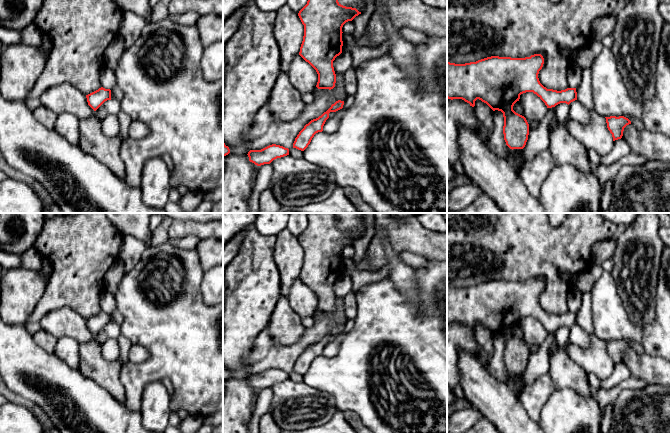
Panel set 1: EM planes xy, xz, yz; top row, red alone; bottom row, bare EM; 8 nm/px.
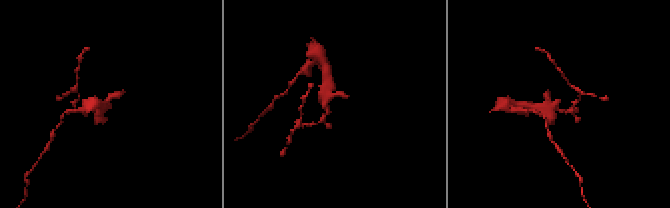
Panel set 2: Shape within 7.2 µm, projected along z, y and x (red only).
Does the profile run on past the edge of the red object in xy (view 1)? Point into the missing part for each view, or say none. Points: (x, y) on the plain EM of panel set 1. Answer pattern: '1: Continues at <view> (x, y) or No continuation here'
1: No continuation here

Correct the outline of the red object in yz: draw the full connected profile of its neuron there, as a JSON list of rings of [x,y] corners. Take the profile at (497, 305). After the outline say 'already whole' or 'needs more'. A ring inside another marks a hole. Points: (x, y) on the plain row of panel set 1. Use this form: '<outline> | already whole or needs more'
[[[541,278],[525,282],[491,280],[465,288],[447,286],[447,322],[462,323],[472,331],[479,323],[493,335],[501,335],[506,369],[512,374],[523,373],[529,348],[513,334],[521,318],[533,316],[547,332],[577,324],[576,312],[557,315],[540,307],[538,298],[543,288]]] | already whole

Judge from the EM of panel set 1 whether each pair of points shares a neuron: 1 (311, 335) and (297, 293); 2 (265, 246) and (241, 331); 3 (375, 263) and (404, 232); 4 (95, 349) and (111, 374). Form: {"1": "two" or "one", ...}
{"1": "two", "2": "one", "3": "one", "4": "one"}

